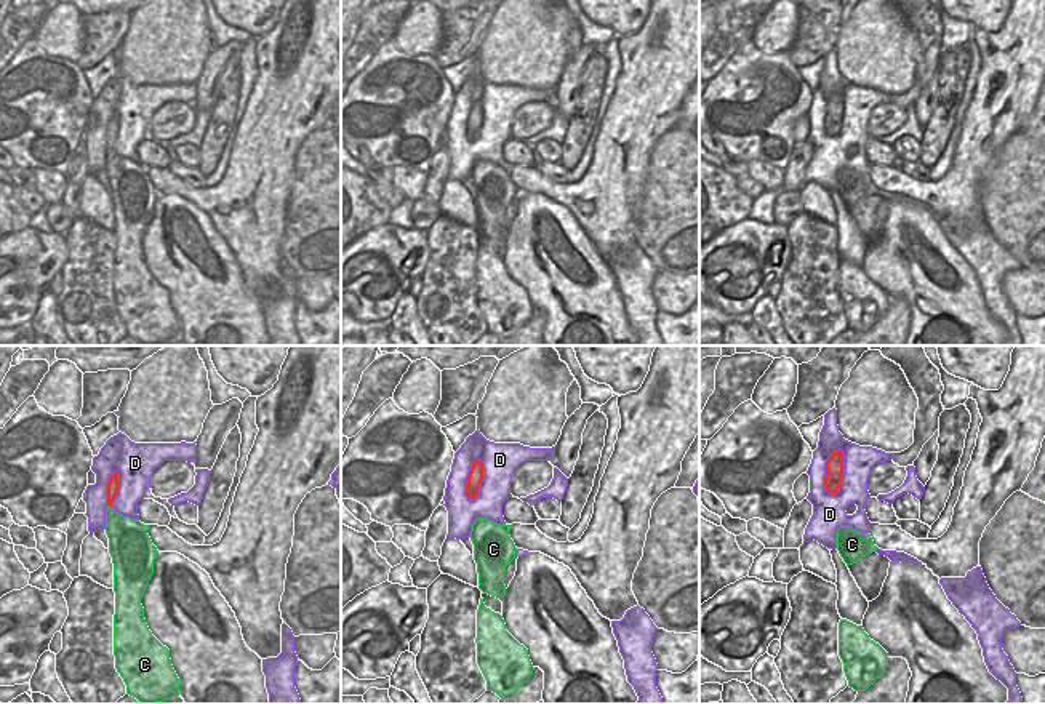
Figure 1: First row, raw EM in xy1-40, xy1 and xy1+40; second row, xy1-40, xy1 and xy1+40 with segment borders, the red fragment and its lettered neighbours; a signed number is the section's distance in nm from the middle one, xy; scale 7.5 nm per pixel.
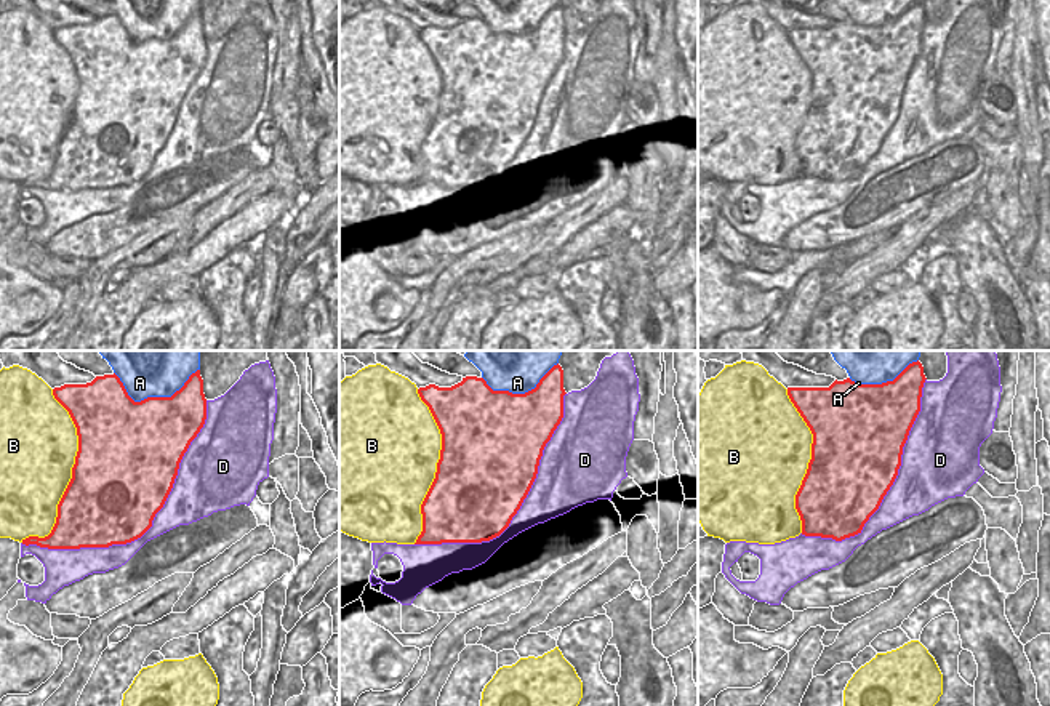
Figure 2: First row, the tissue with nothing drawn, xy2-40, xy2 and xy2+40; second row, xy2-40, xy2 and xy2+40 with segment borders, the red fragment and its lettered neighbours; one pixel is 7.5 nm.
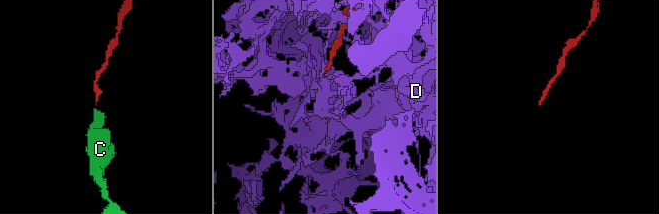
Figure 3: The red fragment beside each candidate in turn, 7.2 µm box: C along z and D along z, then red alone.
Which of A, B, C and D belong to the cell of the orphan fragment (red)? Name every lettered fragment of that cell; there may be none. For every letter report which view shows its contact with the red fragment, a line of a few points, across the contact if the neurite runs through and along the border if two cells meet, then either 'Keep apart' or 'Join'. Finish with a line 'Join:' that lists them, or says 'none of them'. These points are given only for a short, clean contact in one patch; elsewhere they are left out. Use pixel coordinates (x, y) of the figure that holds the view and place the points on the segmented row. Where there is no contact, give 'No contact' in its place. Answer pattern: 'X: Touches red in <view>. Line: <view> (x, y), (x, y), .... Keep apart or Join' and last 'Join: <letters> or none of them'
A: Touches red in xy2-40. Keep apart
B: Touches red in xy2-40. Keep apart
C: Touches red in xy1-40. Line: xy1-40 (112, 487), (109, 506), (111, 517), (125, 535). Join
D: Touches red in xy2-40. Keep apart
Join: C.

